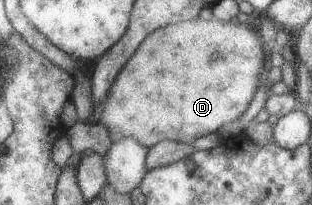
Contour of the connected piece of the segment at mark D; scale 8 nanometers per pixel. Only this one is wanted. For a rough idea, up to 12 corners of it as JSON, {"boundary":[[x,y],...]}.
{"boundary":[[256,27],[157,28],[112,81],[111,142],[192,144],[246,111]]}

